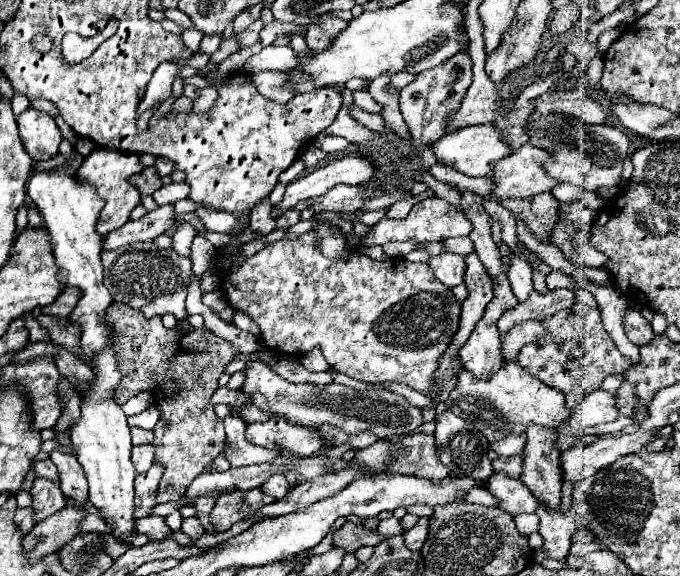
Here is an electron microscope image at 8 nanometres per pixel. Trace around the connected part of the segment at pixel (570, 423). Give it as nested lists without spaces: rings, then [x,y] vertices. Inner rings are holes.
[[[597,389],[581,401],[579,409],[565,423],[561,423],[561,427],[555,429],[557,431],[555,447],[565,451],[569,447],[573,447],[589,427],[595,427],[601,423],[611,423],[615,419],[617,419],[615,399],[607,391]]]

